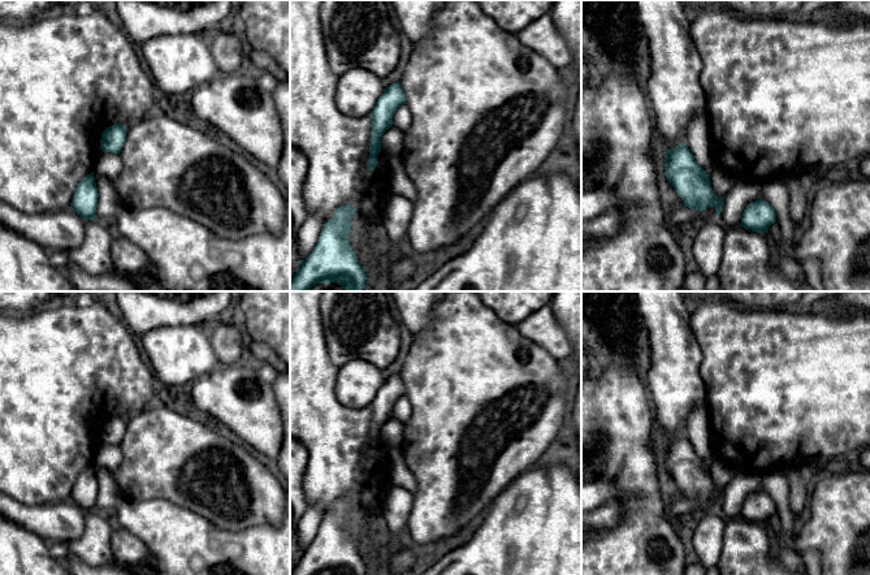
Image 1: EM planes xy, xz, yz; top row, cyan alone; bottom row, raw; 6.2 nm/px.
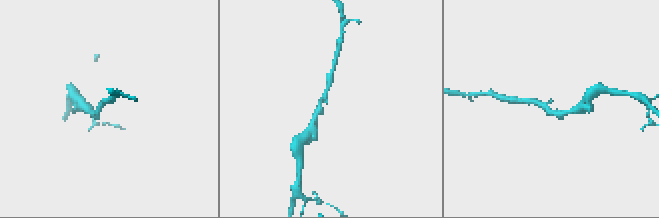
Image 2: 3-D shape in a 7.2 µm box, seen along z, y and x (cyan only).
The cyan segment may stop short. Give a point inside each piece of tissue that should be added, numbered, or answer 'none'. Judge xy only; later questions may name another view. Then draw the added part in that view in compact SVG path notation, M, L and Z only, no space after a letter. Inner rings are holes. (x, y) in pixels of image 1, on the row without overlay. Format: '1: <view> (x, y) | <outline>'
none

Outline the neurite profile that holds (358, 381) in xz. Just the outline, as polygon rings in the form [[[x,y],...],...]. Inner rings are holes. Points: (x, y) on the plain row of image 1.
[[[352,360],[339,367],[336,384],[337,399],[346,407],[369,407],[385,382],[382,369],[365,360]]]

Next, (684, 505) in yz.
[[[681,498],[676,503],[674,503],[670,509],[665,507],[663,514],[668,519],[670,516],[681,518],[689,511],[704,515],[714,510],[717,510],[715,498],[707,500],[705,502],[694,502],[688,498]]]

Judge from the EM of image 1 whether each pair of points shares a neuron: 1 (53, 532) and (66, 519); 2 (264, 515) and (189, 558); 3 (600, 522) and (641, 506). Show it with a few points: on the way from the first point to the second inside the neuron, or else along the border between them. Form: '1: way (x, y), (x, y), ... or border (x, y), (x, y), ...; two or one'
1: way (56, 530), (64, 522); one
2: border (207, 521), (223, 530), (233, 531), (265, 526); two
3: border (619, 501), (623, 518), (611, 527), (597, 530); two

